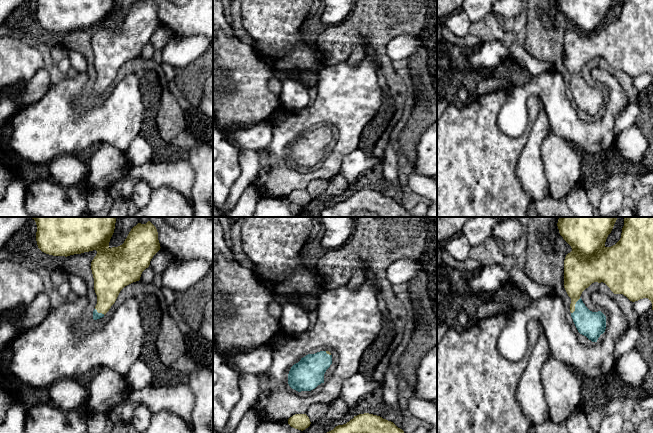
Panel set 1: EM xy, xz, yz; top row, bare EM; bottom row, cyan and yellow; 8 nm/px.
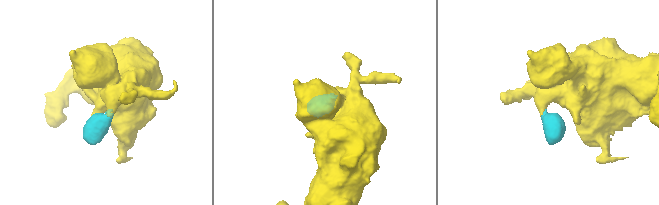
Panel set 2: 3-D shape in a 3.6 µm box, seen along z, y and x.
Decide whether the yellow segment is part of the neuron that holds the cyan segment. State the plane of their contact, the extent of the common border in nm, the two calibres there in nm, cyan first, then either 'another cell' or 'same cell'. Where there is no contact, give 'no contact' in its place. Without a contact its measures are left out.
meets cyan in yz; contact 150 nm long; 200 nm thick on the cyan side, 240 nm on the other; same cell

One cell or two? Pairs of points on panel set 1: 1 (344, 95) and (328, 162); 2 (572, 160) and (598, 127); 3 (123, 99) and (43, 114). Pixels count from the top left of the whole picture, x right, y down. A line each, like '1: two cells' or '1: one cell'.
1: one cell
2: two cells
3: one cell

